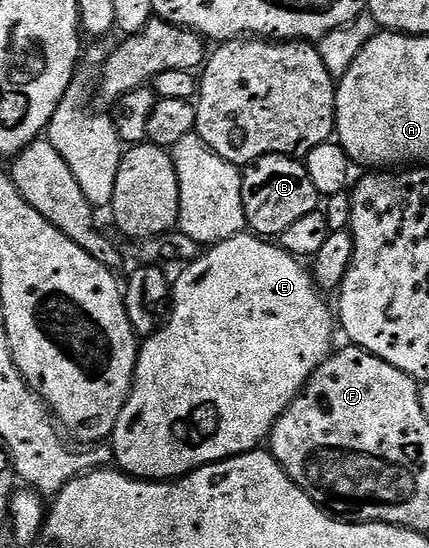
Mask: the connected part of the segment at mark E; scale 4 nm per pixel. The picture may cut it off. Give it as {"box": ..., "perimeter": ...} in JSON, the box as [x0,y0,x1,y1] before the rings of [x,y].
{"box":[111,232,337,482],"perimeter":[[[244,232],[204,249],[199,258],[191,260],[182,267],[184,270],[180,272],[179,279],[174,279],[173,282],[169,317],[140,345],[131,395],[127,397],[125,408],[121,408],[121,416],[117,416],[115,430],[111,433],[113,462],[118,469],[133,478],[142,478],[144,482],[166,482],[184,478],[186,474],[192,474],[202,466],[258,450],[270,439],[271,429],[275,427],[285,408],[293,404],[293,400],[311,379],[314,370],[332,353],[331,333],[337,330],[332,307],[331,310],[327,307],[327,302],[323,299],[326,297],[316,286],[312,271],[308,267],[306,270],[303,266],[306,265],[300,259],[285,252],[274,241],[264,240],[251,232]]]}

